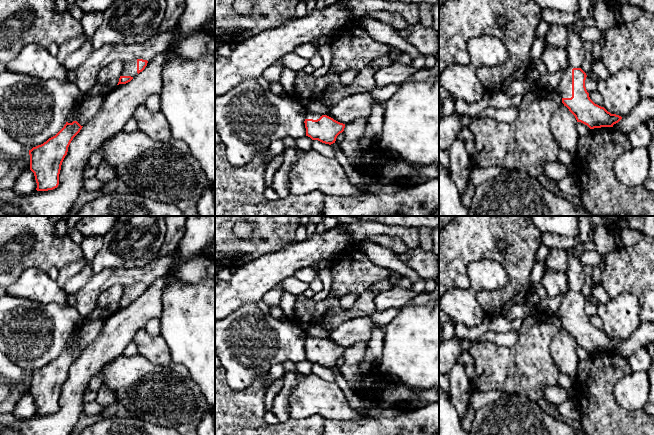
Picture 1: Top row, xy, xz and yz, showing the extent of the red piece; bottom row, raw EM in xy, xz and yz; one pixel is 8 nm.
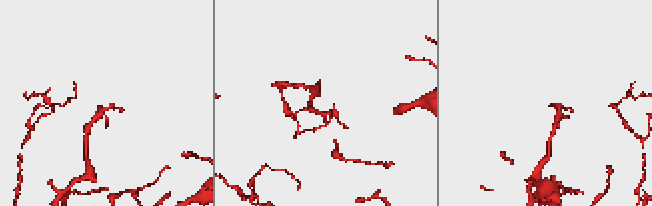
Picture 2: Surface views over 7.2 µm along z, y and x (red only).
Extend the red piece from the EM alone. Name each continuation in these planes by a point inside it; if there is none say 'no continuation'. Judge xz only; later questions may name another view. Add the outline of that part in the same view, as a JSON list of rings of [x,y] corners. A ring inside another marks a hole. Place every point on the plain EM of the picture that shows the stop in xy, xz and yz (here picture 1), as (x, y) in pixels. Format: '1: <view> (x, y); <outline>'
1: xz (313, 340); [[[306,337],[305,343],[313,343],[313,344],[317,344],[321,341],[322,339],[320,338],[315,338],[315,337]]]

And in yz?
1: yz (575, 272); [[[591,241],[578,244],[567,251],[568,291],[556,313],[561,322],[572,321],[572,293],[580,292],[584,284],[584,265],[580,261],[580,255],[593,250],[595,244]]]

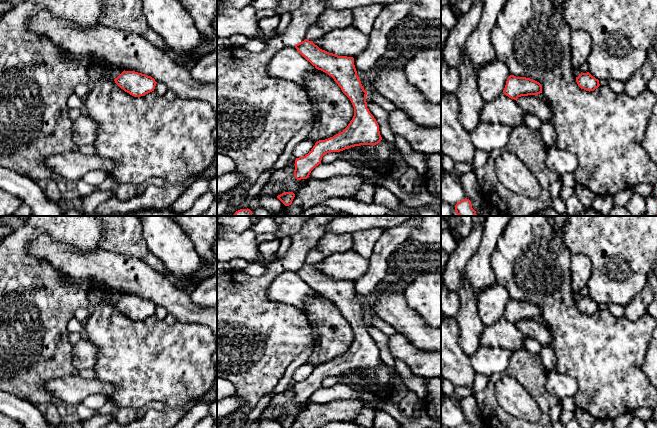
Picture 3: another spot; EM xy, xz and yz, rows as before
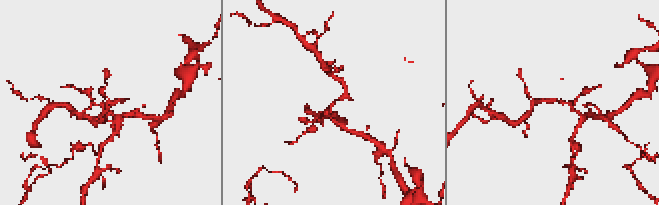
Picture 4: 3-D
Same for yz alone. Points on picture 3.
no continuation

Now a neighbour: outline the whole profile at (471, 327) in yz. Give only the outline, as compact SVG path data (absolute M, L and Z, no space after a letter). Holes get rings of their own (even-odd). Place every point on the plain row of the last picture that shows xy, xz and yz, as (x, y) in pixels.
M464 276L457 293L461 301L455 318L460 327L459 344L465 354L472 356L481 346L480 340L485 326L478 316L478 297Z

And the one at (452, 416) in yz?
M453 397L441 400L441 425L445 428L457 428L465 423L465 415L462 412L460 401Z

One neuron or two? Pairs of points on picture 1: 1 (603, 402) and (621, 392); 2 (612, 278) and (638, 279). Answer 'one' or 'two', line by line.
1: two
2: one

